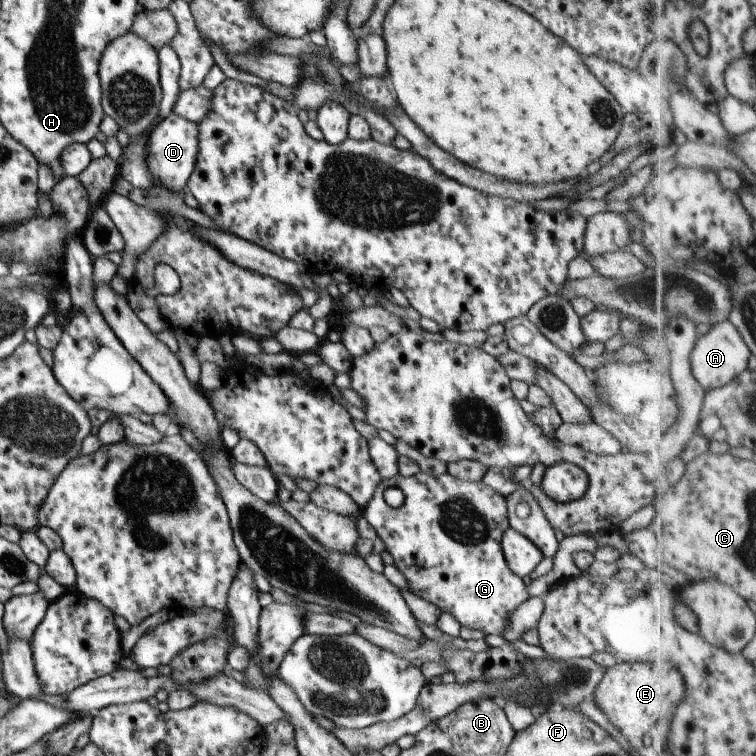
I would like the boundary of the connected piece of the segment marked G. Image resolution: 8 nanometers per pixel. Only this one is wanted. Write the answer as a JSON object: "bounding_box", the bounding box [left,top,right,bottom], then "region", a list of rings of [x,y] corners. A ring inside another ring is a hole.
{"bounding_box":[361,471,530,635],"region":[[[420,471],[411,477],[398,474],[380,481],[361,515],[376,530],[384,550],[393,558],[394,566],[404,574],[408,590],[426,598],[442,613],[452,614],[457,626],[482,630],[486,635],[501,635],[512,612],[530,598],[527,586],[510,570],[502,552],[502,536],[509,527],[507,499],[482,481],[463,481],[448,473],[433,476]],[[391,487],[402,490],[404,502],[401,507],[392,508],[386,503],[383,494]]]}

